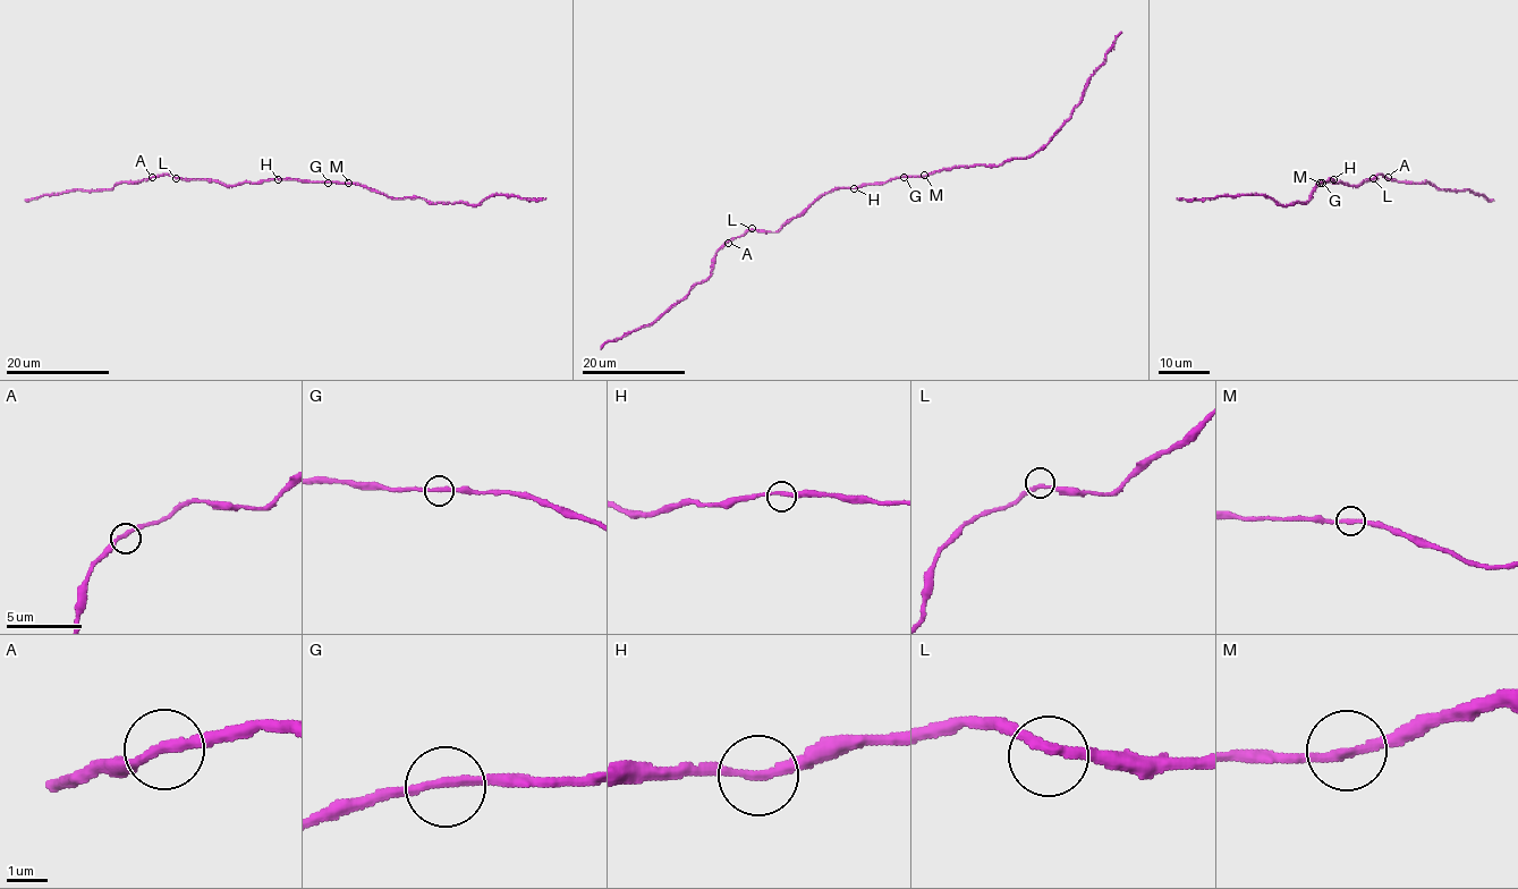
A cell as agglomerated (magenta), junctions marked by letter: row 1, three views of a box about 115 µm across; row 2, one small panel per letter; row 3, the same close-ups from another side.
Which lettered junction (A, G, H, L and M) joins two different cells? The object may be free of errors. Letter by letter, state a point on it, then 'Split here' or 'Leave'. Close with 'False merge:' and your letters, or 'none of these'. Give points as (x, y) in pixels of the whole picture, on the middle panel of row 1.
A: Place: (728, 243). Leave
G: Place: (904, 177). Leave
H: Place: (854, 188). Leave
L: Place: (752, 228). Leave
M: Place: (924, 175). Leave
False merge: none of these

